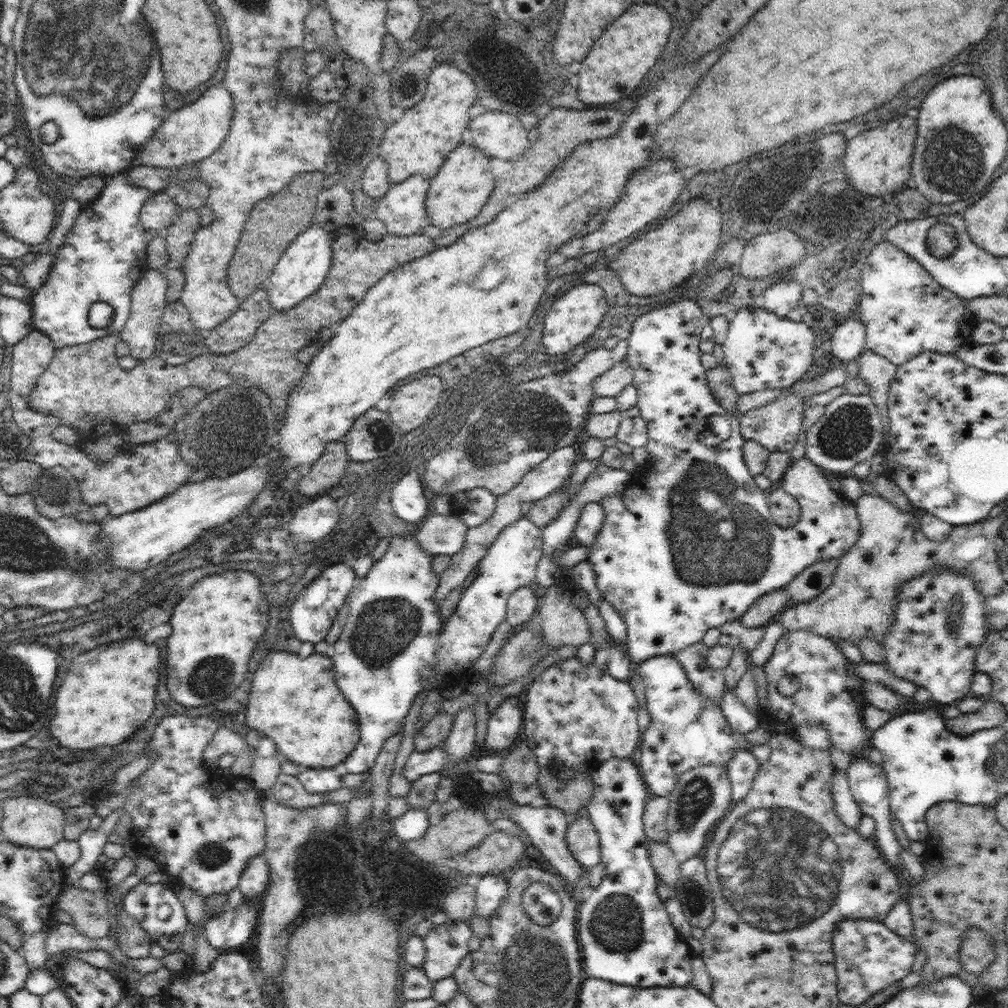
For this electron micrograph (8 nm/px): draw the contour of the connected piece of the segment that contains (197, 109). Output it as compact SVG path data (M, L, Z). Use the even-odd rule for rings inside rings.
M212 86L210 90L206 90L206 96L202 94L194 104L170 112L155 135L137 150L136 162L172 169L208 158L225 141L231 127L234 105L229 90L224 86Z

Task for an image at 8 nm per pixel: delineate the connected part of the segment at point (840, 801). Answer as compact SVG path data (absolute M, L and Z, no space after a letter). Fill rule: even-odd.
M835 769L833 774L832 796L834 799L834 808L840 821L850 828L856 829L862 821L862 812L858 808L858 803L853 797L849 787L847 773Z

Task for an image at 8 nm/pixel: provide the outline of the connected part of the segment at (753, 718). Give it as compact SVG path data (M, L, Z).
M734 691L724 692L720 708L728 724L735 732L744 736L762 722L758 714L752 713L746 706L743 706Z

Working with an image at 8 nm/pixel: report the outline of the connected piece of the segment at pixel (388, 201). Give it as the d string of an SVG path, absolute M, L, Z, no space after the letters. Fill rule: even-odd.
M414 174L404 182L390 185L386 195L377 201L374 217L386 225L388 234L411 236L432 226L426 213L429 177Z

